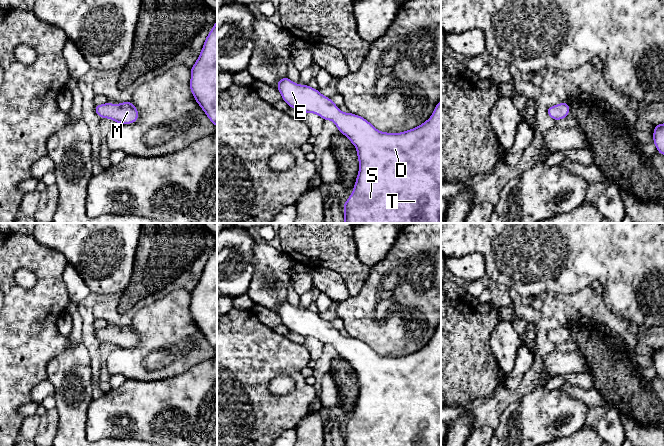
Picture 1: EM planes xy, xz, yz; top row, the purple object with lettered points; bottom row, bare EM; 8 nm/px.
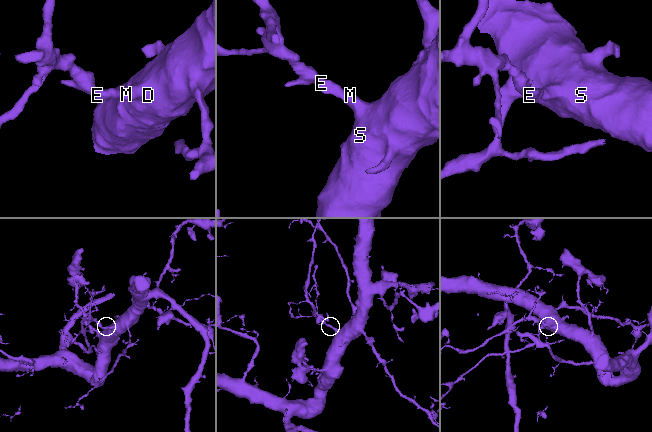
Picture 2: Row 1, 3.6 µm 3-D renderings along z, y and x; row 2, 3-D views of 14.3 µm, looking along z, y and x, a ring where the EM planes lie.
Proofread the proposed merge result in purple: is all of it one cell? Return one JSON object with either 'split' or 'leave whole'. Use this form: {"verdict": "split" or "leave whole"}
{"verdict": "leave whole"}

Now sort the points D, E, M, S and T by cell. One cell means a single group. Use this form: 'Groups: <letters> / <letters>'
Groups: D E M S T

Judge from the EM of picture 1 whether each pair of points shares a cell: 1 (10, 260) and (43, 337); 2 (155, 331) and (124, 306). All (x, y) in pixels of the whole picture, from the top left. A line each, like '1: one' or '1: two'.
1: one
2: two

